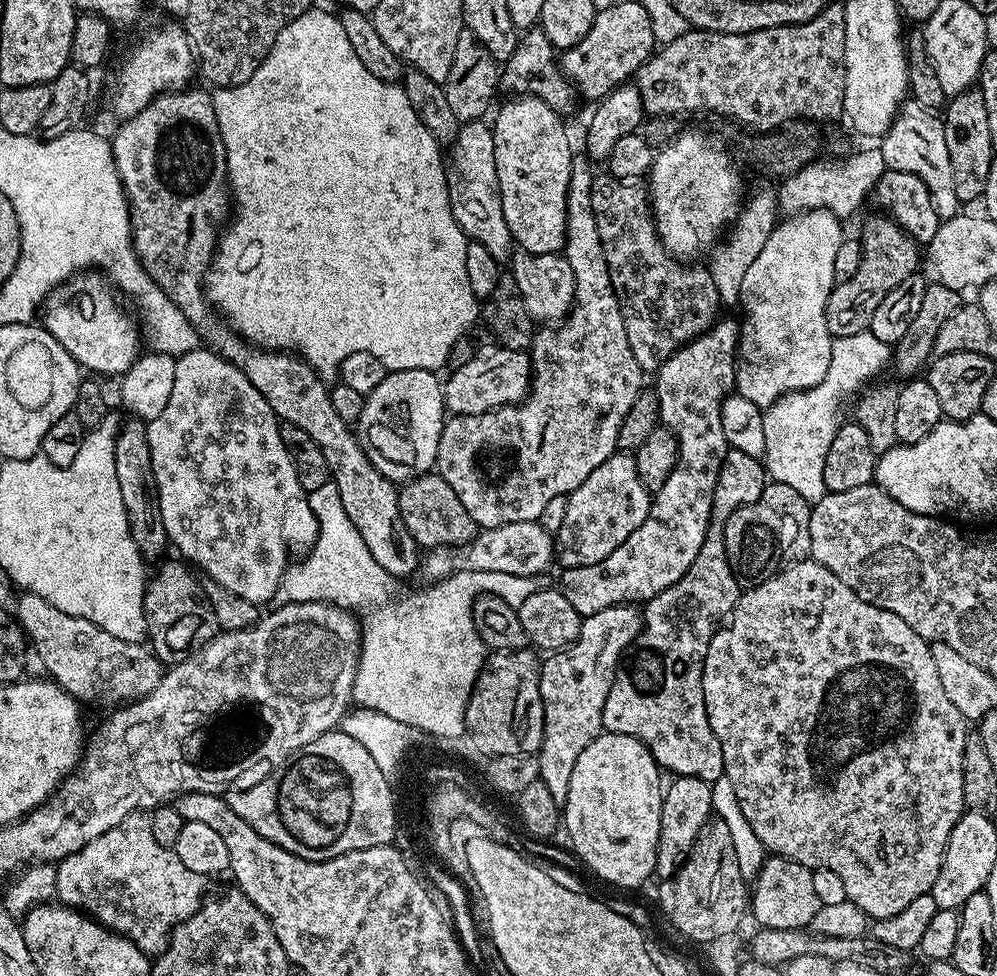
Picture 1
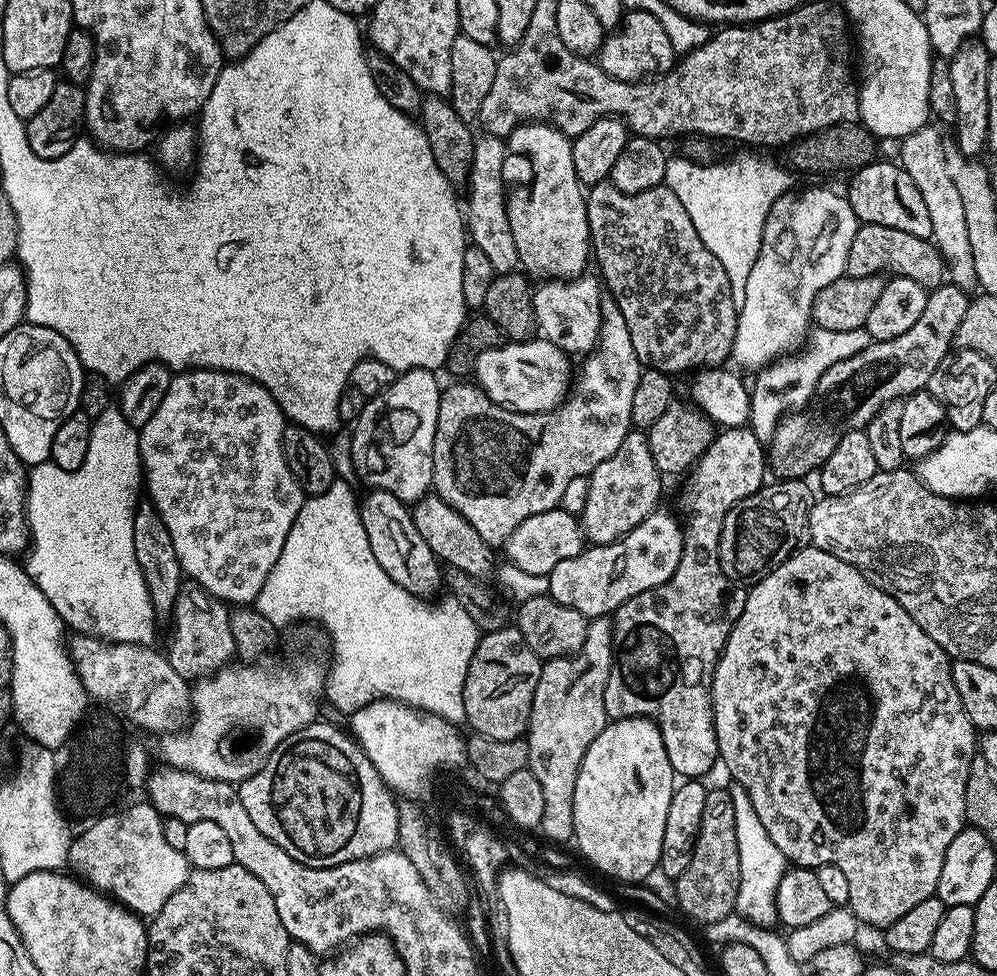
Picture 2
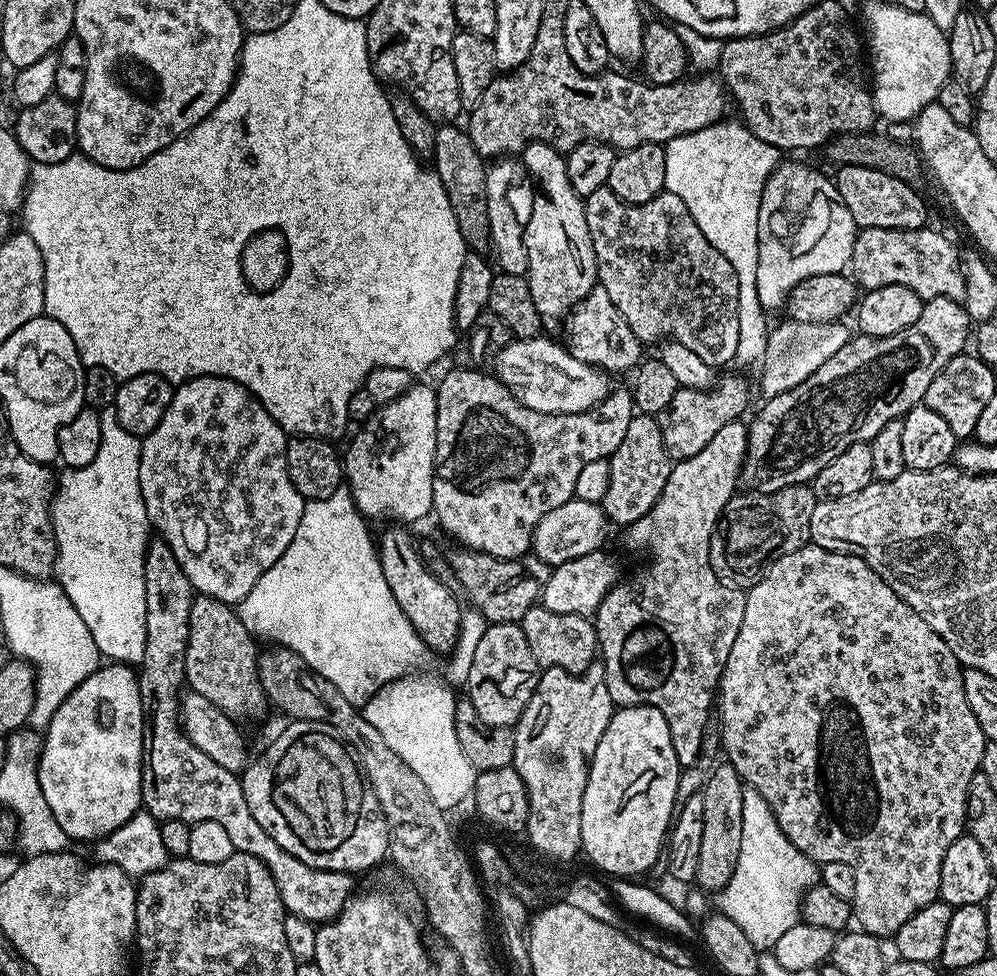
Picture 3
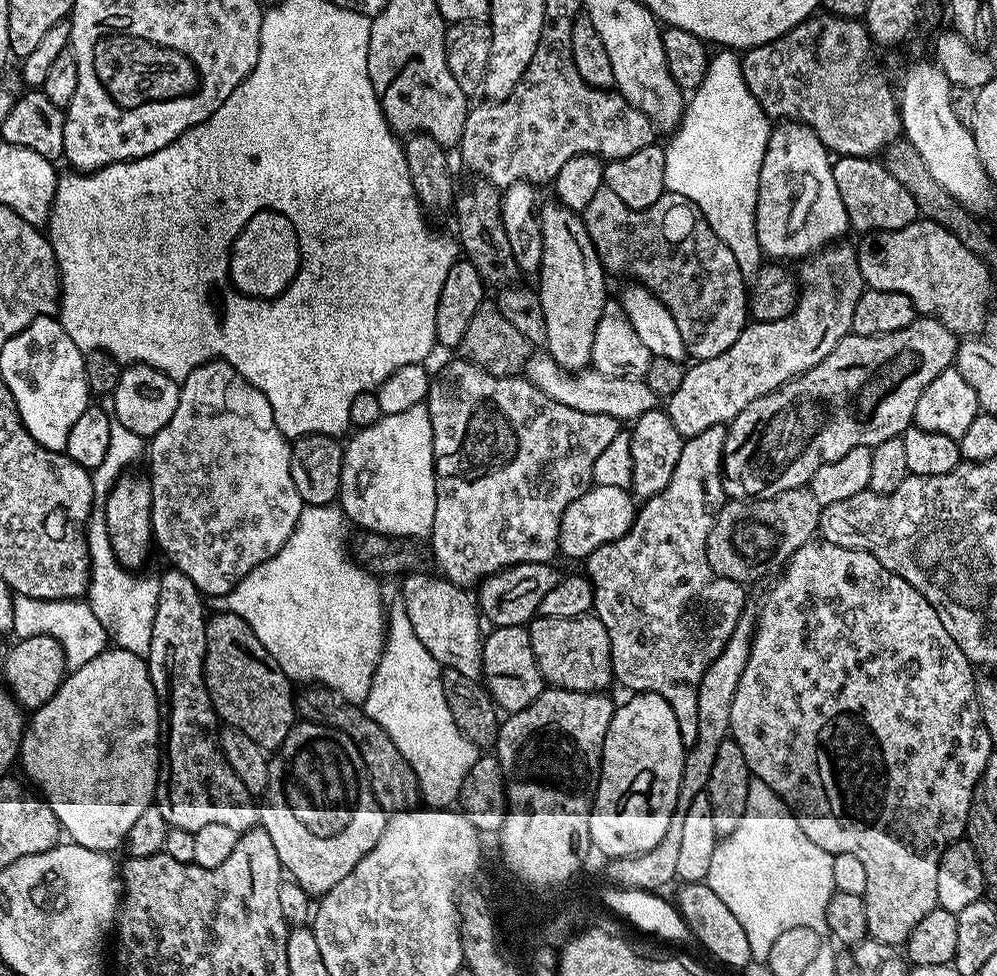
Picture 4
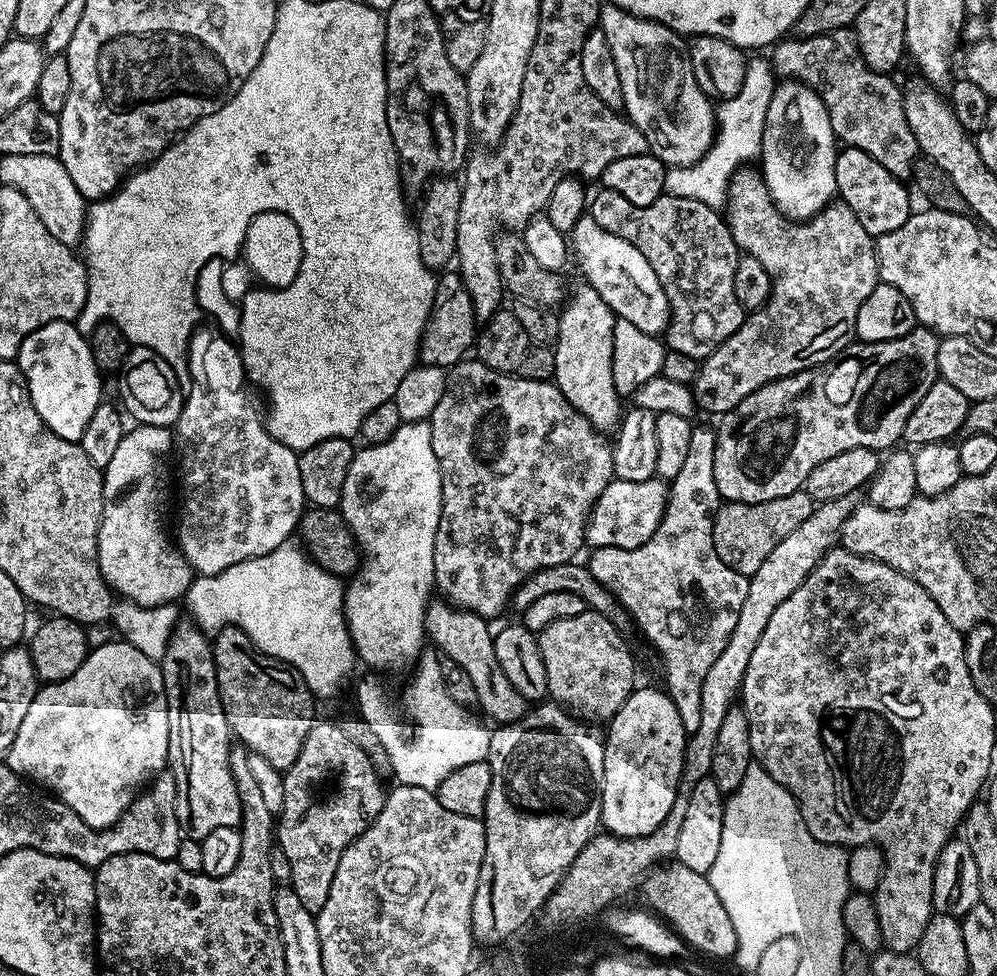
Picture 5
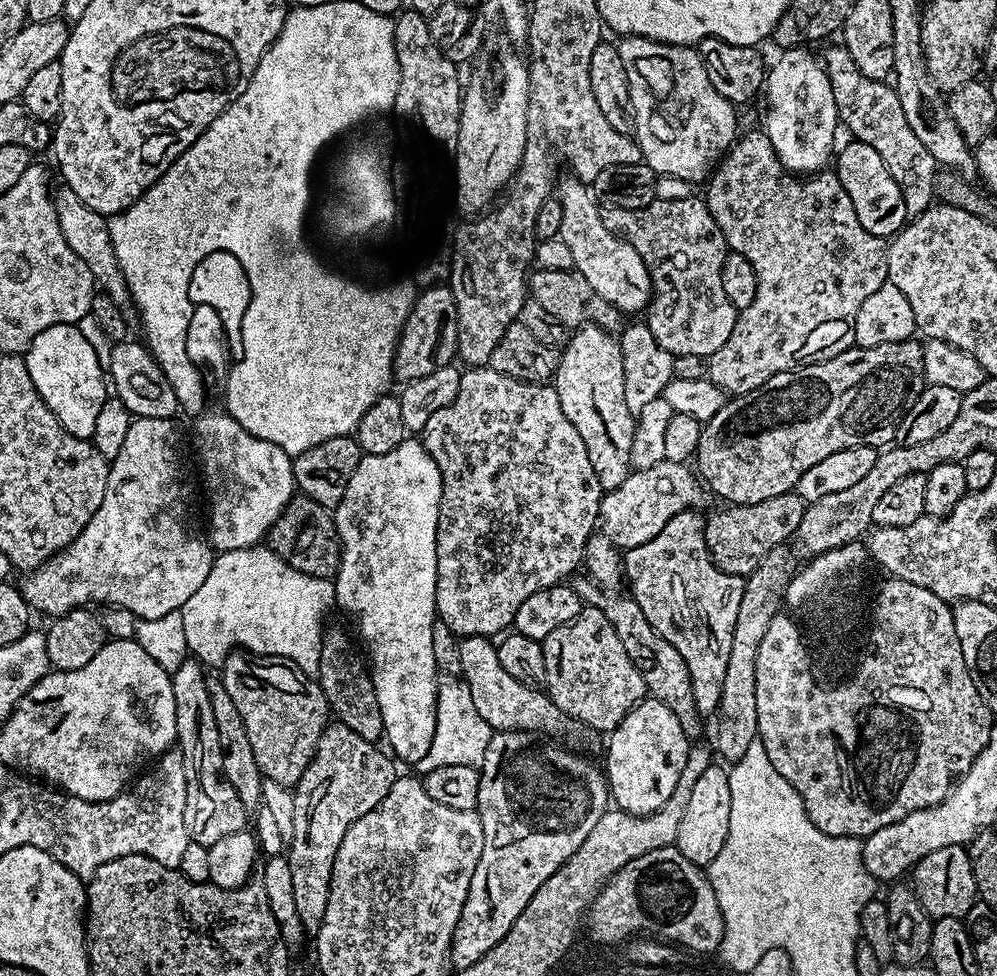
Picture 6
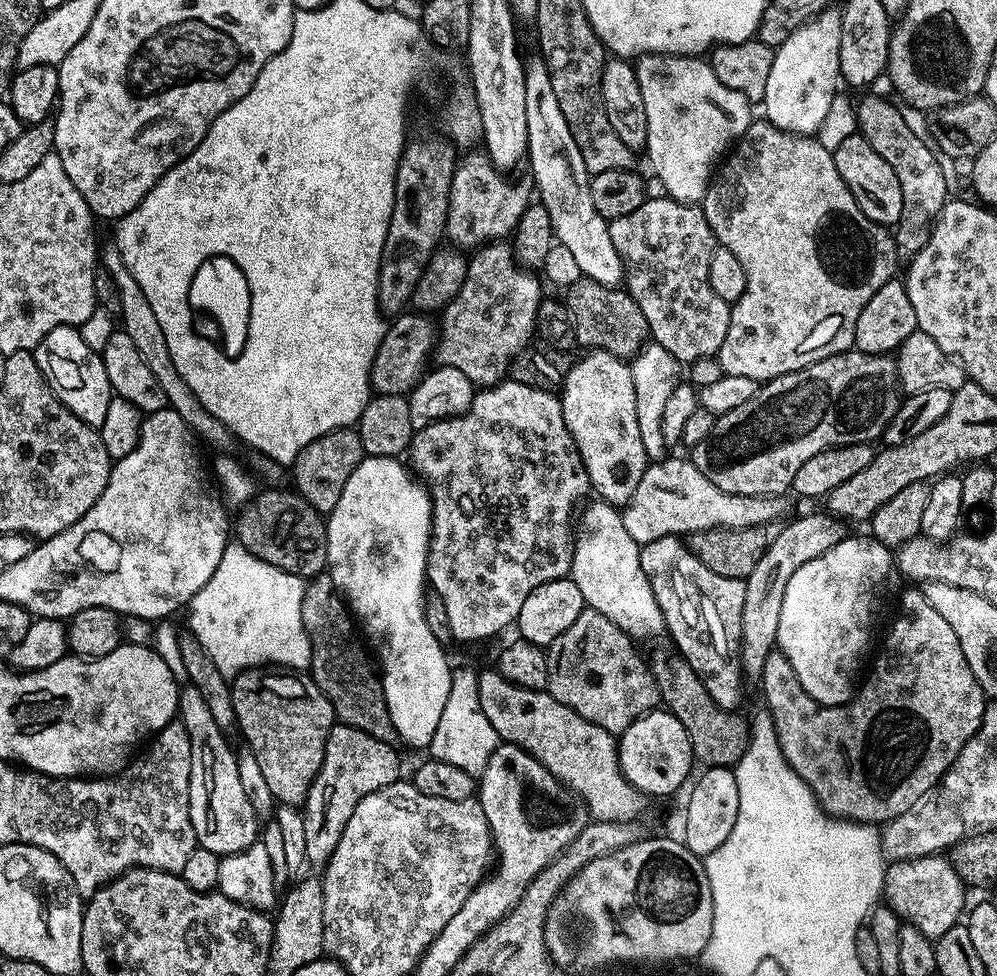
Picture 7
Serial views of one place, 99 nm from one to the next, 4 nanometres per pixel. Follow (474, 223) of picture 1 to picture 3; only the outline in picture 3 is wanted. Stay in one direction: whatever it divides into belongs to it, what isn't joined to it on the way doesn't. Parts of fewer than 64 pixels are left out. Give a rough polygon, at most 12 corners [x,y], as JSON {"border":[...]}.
{"border":[[522,164],[488,168],[486,210],[497,269],[527,277],[524,227],[537,193],[512,204]]}

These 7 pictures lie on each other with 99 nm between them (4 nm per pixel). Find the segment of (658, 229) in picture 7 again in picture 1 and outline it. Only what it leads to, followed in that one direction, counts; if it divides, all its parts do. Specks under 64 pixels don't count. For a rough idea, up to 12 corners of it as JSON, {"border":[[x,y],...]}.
{"border":[[592,182],[626,338],[656,373],[722,303],[656,233],[643,183]]}

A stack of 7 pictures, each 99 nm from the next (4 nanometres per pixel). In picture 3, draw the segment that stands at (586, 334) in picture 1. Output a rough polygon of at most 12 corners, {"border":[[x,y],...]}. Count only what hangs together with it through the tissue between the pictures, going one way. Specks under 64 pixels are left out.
{"border":[[495,375],[436,390],[432,512],[457,545],[521,559],[631,391],[530,410]]}

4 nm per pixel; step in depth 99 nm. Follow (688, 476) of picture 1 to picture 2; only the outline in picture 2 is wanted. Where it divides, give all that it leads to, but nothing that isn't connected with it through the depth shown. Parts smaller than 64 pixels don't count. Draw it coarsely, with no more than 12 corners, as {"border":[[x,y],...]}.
{"border":[[654,510],[550,570],[547,595],[608,618],[678,568],[684,529]]}

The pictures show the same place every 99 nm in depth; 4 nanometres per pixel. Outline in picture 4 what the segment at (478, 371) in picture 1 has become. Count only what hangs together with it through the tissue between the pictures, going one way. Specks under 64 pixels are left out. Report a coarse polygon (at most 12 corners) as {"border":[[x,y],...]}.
{"border":[[547,354],[526,378],[554,402],[635,422],[658,397],[642,379],[568,372]]}

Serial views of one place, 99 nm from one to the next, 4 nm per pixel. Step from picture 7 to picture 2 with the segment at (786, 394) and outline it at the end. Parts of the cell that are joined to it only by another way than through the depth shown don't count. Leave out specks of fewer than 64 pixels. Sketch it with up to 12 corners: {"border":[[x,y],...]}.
{"border":[[931,289],[918,322],[817,382],[766,444],[773,477],[815,473],[886,402],[927,389],[969,293]]}

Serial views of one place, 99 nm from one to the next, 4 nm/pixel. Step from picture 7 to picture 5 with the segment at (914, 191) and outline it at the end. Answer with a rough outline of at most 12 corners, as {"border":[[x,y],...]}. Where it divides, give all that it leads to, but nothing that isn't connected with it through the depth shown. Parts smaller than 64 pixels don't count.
{"border":[[852,28],[784,38],[777,77],[822,98],[841,145],[899,180],[921,150],[901,85]]}

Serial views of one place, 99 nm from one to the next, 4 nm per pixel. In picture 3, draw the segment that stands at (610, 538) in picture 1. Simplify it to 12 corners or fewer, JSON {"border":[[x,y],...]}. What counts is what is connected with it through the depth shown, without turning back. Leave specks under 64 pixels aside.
{"border":[[633,415],[608,461],[602,507],[627,526],[654,506],[674,465],[659,421]]}

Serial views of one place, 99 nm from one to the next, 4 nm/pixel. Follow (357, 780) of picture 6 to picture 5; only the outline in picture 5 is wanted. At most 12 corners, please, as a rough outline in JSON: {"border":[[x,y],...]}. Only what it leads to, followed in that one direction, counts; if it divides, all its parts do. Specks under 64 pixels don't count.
{"border":[[313,723],[283,777],[274,836],[302,906],[386,788],[339,723]]}

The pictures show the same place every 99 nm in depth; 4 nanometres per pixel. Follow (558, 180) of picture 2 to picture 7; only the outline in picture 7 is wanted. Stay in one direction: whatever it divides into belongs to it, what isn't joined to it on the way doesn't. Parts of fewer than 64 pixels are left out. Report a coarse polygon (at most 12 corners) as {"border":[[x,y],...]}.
{"border":[[588,350],[560,405],[593,493],[623,506],[649,466],[631,367]]}

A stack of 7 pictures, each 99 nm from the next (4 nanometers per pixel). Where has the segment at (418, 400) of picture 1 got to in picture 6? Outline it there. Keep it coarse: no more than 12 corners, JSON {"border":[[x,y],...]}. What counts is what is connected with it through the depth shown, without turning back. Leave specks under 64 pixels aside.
{"border":[[361,455],[334,509],[335,607],[368,647],[383,739],[434,742],[442,474]]}

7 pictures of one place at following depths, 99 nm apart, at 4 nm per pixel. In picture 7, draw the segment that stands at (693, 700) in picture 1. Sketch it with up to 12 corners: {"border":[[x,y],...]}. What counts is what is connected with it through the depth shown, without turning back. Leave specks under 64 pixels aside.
{"border":[[681,537],[640,549],[679,655],[739,709],[744,580]]}

